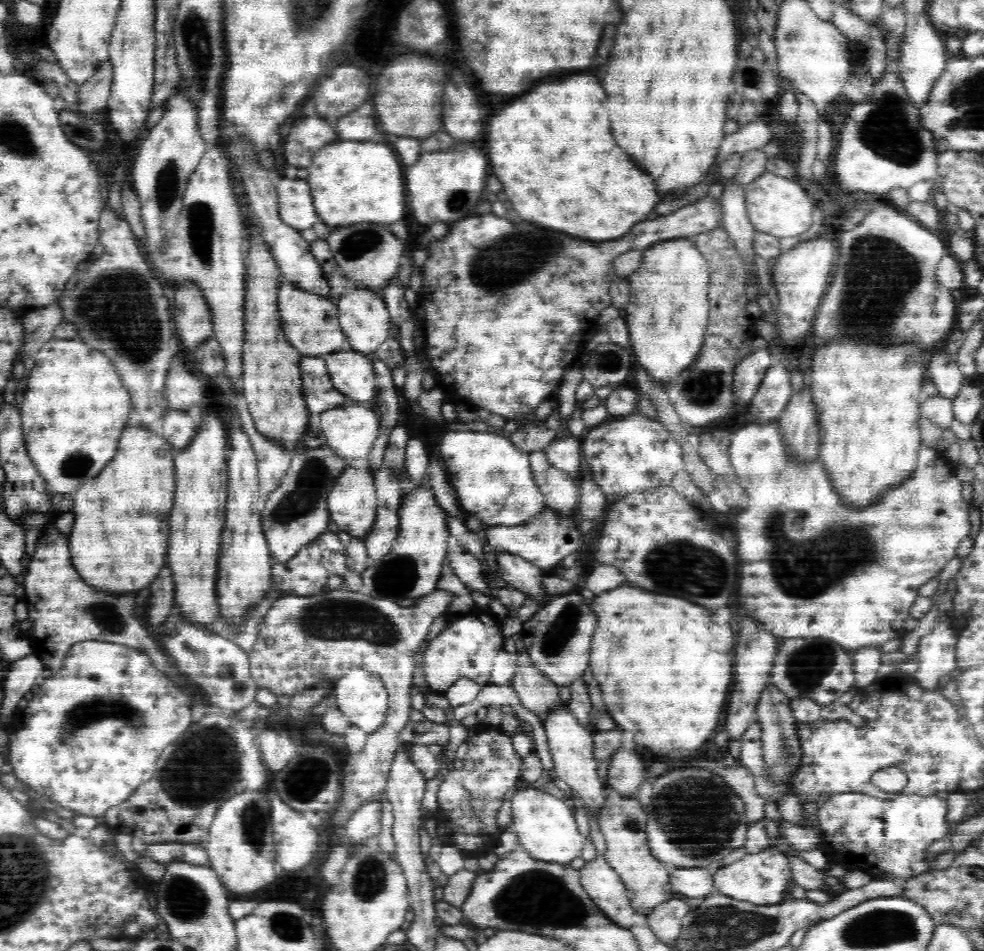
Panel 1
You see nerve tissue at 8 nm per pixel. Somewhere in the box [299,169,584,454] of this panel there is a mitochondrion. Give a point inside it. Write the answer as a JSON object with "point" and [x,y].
{"point":[527,254]}

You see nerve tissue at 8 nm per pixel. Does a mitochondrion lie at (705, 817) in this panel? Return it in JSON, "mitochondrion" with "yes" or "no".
{"mitochondrion":"yes"}

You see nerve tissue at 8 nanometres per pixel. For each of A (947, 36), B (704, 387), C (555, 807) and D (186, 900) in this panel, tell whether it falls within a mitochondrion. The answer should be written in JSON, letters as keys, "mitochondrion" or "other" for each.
{"A":"other","B":"mitochondrion","C":"other","D":"mitochondrion"}

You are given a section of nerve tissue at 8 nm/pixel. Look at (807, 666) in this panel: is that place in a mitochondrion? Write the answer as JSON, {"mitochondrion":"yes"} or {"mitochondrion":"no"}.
{"mitochondrion":"yes"}

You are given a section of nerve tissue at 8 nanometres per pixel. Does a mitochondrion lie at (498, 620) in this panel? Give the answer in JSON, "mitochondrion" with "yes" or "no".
{"mitochondrion":"no"}

